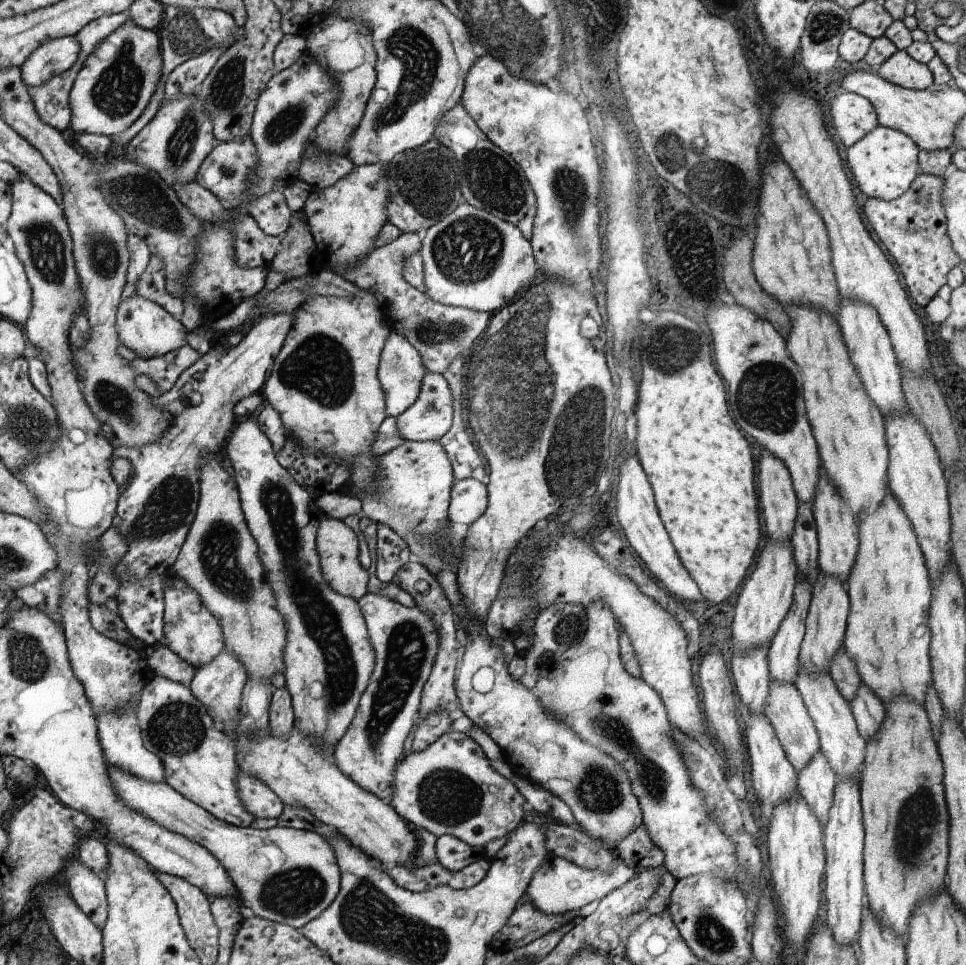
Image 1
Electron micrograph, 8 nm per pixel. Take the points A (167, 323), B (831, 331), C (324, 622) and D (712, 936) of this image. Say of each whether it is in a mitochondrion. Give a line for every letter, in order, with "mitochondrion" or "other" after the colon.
A: other
B: other
C: mitochondrion
D: mitochondrion

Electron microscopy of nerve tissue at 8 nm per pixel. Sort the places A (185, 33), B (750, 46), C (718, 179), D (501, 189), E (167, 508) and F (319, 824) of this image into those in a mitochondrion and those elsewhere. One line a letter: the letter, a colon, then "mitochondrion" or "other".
A: mitochondrion
B: other
C: mitochondrion
D: mitochondrion
E: mitochondrion
F: other

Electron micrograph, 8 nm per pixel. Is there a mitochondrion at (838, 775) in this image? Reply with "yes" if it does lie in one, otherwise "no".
no

